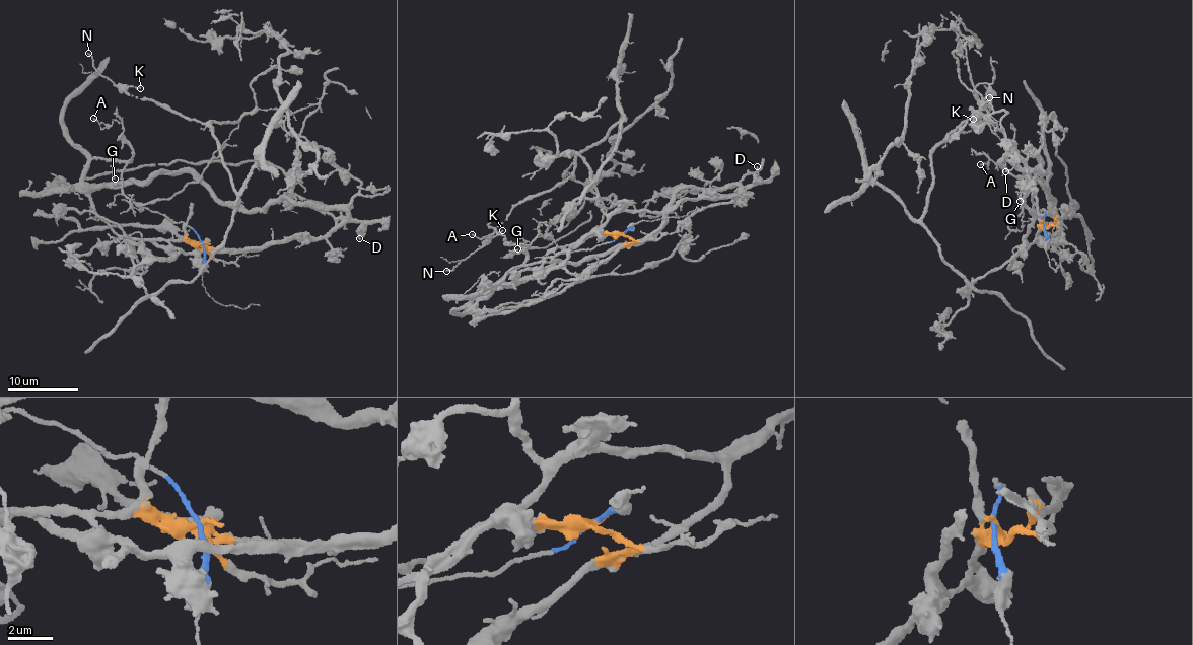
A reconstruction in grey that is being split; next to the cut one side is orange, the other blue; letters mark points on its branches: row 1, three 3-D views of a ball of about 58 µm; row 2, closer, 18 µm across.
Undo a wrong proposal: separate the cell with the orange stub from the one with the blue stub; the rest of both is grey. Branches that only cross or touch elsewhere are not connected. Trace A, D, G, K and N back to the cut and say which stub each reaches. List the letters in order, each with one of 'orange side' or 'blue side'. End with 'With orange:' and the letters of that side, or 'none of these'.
A: orange side
D: orange side
G: orange side
K: blue side
N: blue side
With orange: A, D, G

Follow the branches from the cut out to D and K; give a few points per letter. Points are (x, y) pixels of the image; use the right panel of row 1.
D: (1044, 222), (1056, 218), (1027, 207), (1030, 177), (1019, 153), (1013, 166), (1004, 170)
K: (1044, 222), (1046, 210), (1037, 210), (1023, 172), (985, 114), (963, 123), (946, 139), (976, 127), (973, 120)

